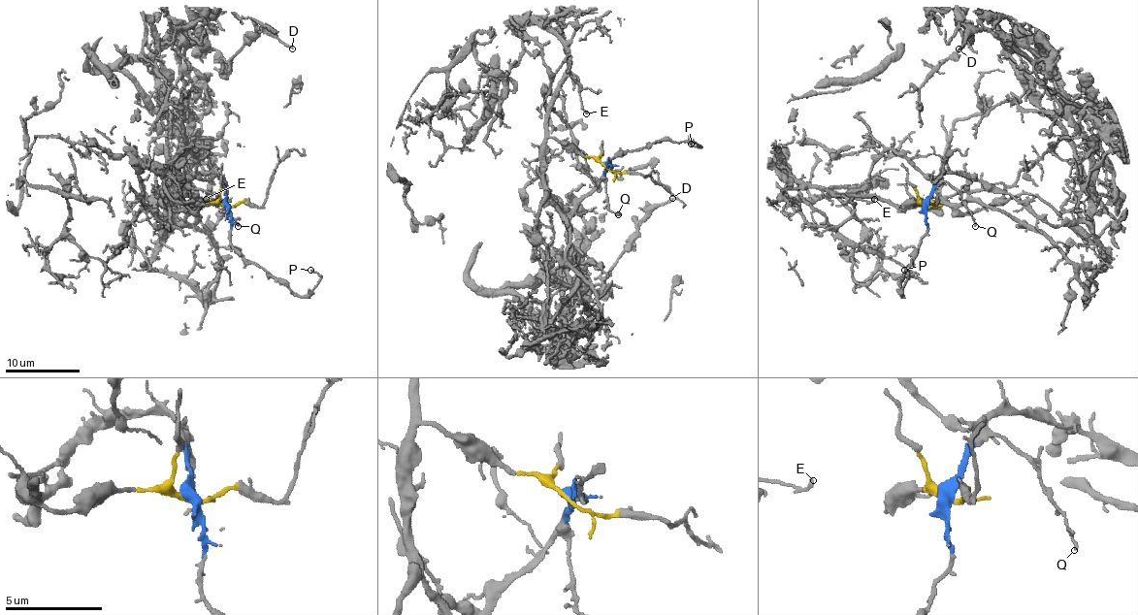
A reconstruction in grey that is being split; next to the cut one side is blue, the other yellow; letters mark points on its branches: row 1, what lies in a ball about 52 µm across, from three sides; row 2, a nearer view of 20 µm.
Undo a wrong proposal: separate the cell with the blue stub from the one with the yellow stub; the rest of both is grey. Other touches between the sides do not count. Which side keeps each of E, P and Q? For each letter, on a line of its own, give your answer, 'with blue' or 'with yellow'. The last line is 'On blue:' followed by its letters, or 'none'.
E: with yellow
P: with blue
Q: with blue
On blue: P, Q

